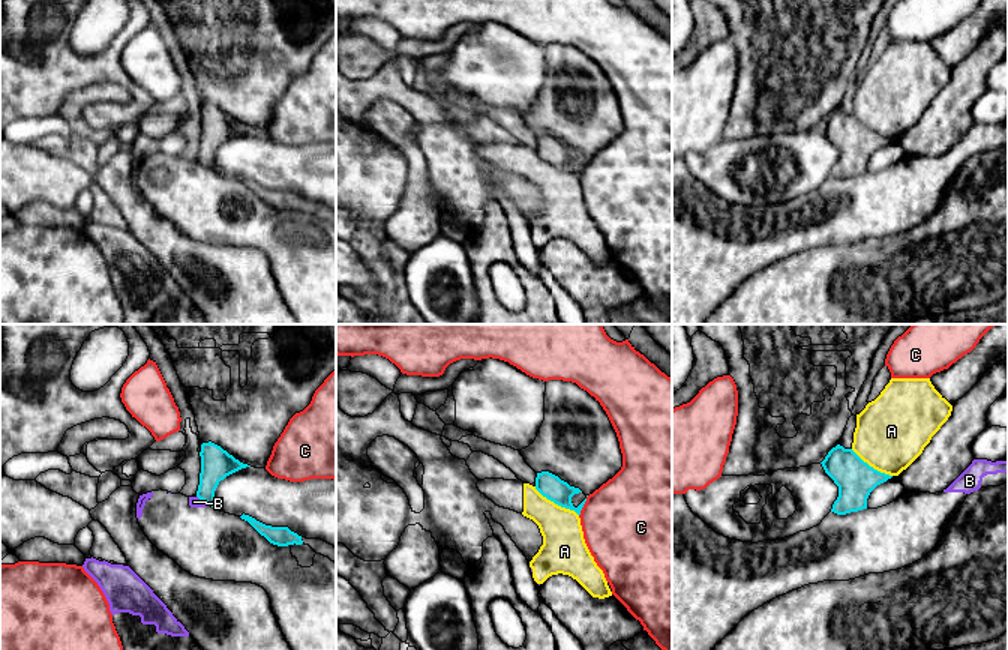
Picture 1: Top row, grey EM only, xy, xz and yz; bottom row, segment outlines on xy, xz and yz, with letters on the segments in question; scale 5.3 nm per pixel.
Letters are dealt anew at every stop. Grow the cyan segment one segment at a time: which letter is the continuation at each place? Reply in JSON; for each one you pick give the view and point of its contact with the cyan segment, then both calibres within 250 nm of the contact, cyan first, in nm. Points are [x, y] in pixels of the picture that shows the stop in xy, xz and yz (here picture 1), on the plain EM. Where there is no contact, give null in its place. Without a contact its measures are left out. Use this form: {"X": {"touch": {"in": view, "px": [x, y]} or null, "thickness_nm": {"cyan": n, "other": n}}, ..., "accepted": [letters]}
{"accepted": []}

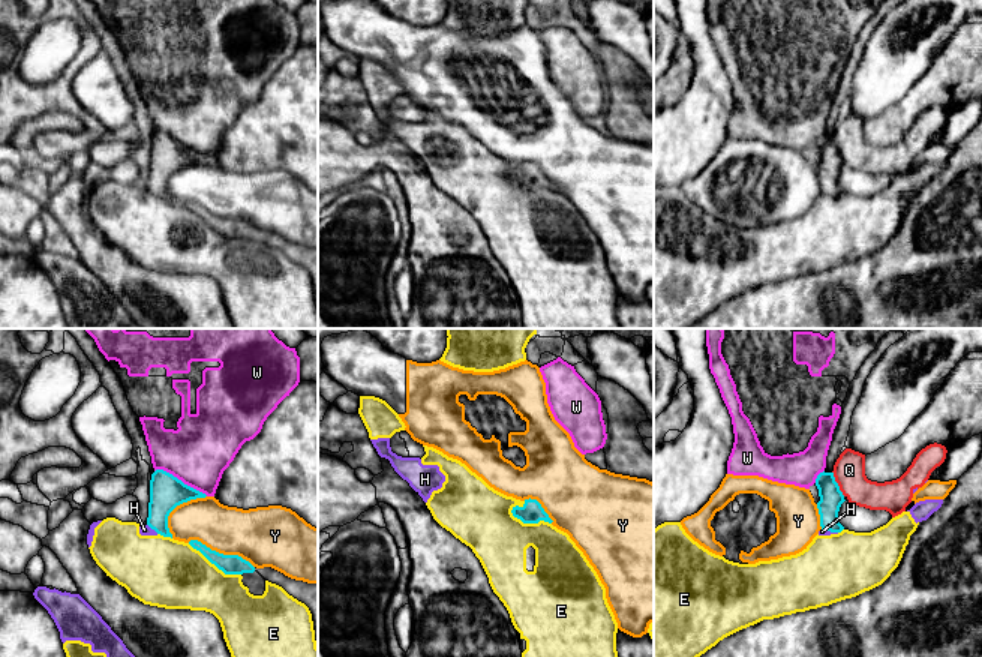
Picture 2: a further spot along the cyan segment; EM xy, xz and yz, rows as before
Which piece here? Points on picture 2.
{"accepted": []}

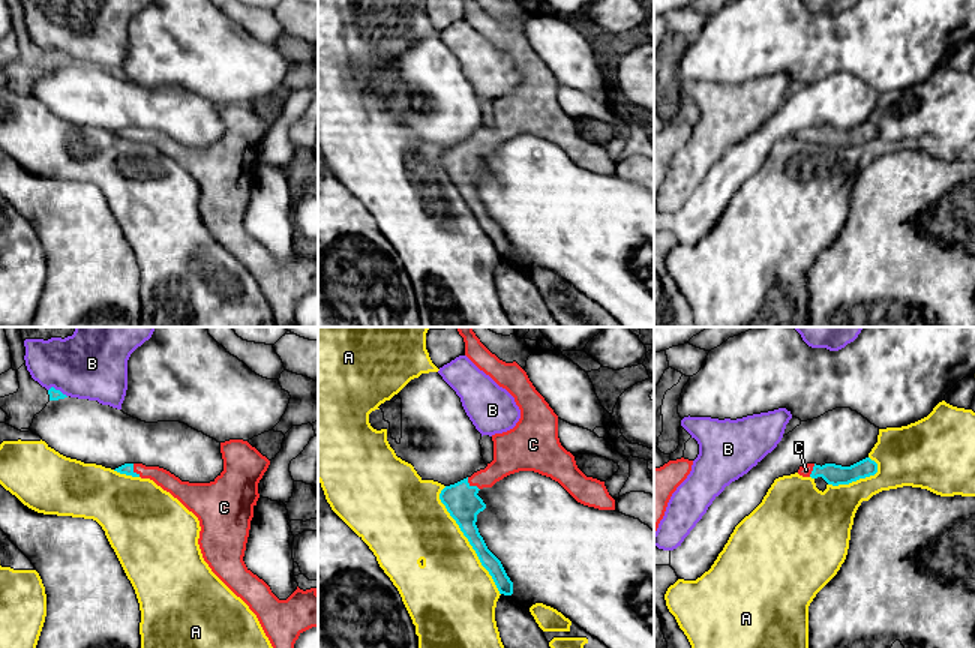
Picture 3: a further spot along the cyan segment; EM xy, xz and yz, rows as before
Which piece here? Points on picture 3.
{"C": {"touch": {"in": "xz", "px": [471, 150]}, "thickness_nm": {"cyan": 190, "other": 160}}, "accepted": ["C"]}

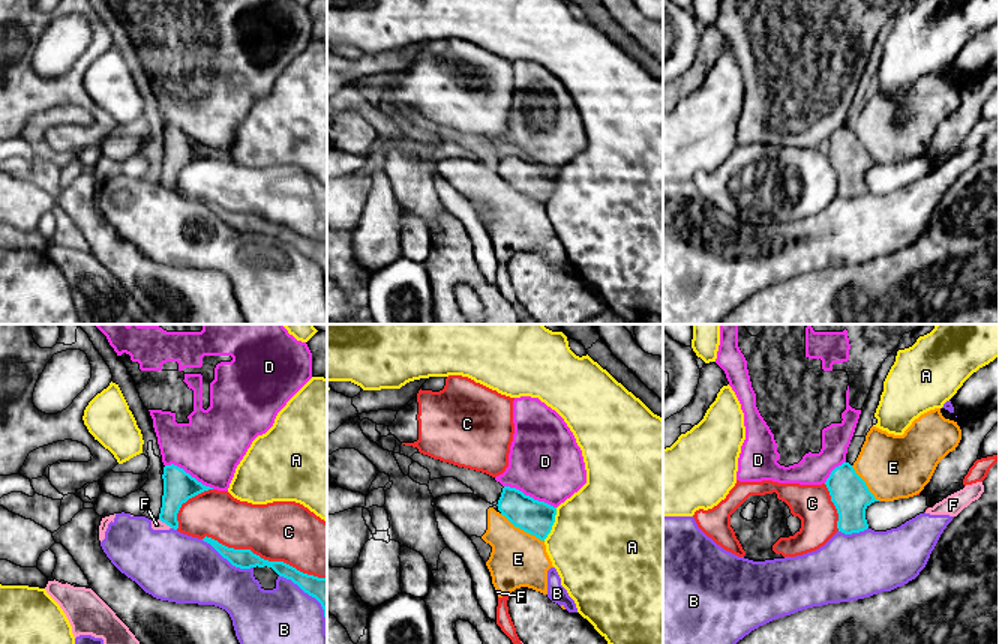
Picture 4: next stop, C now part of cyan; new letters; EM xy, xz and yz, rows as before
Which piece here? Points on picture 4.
{"accepted": []}

